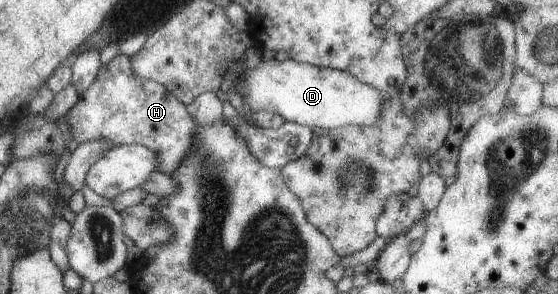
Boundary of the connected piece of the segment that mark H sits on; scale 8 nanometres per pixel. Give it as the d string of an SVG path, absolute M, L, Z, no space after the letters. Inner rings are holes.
M118 53L112 61L102 64L92 85L79 94L76 105L64 115L78 144L106 137L113 146L138 144L158 153L160 173L174 175L182 157L194 147L198 127L184 105L161 83L142 79L132 72L130 57Z

